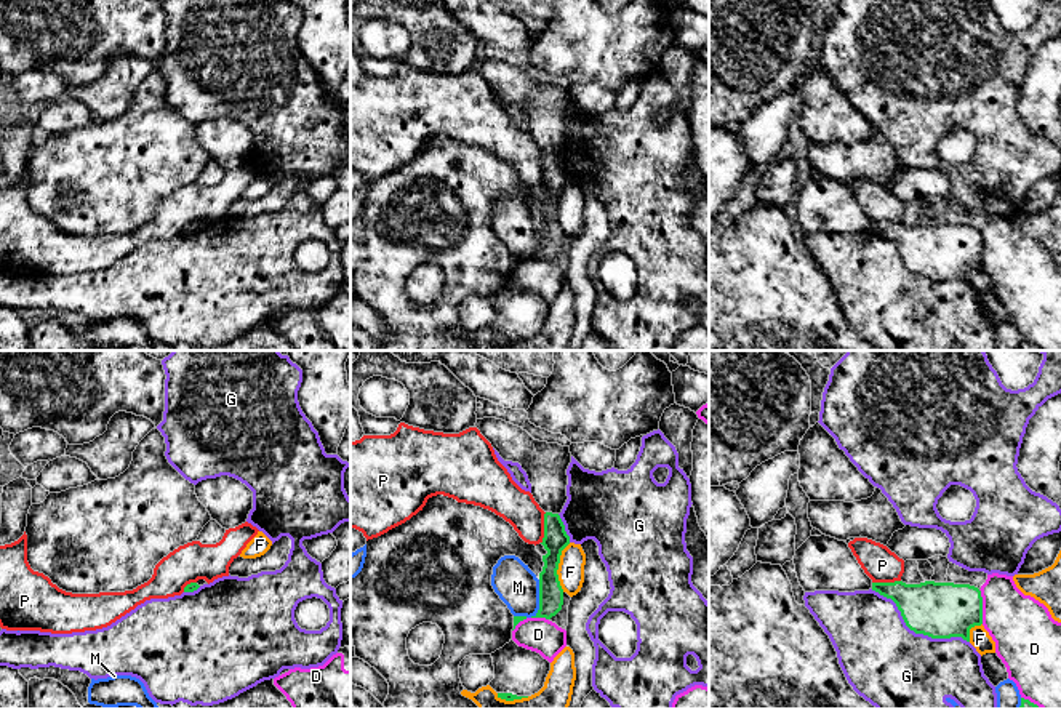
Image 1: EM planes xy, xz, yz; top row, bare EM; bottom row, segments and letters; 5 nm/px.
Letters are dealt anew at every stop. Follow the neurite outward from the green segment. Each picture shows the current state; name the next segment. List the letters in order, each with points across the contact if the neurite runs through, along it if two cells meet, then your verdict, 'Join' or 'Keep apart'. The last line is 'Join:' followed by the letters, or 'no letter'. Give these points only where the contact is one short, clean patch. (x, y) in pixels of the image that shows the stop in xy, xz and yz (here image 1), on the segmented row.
D: Keep apart
F: Keep apart
G: Keep apart
M: Keep apart
P: Boundary: xz (546, 512), (541, 543). Keep apart
Join: no letter

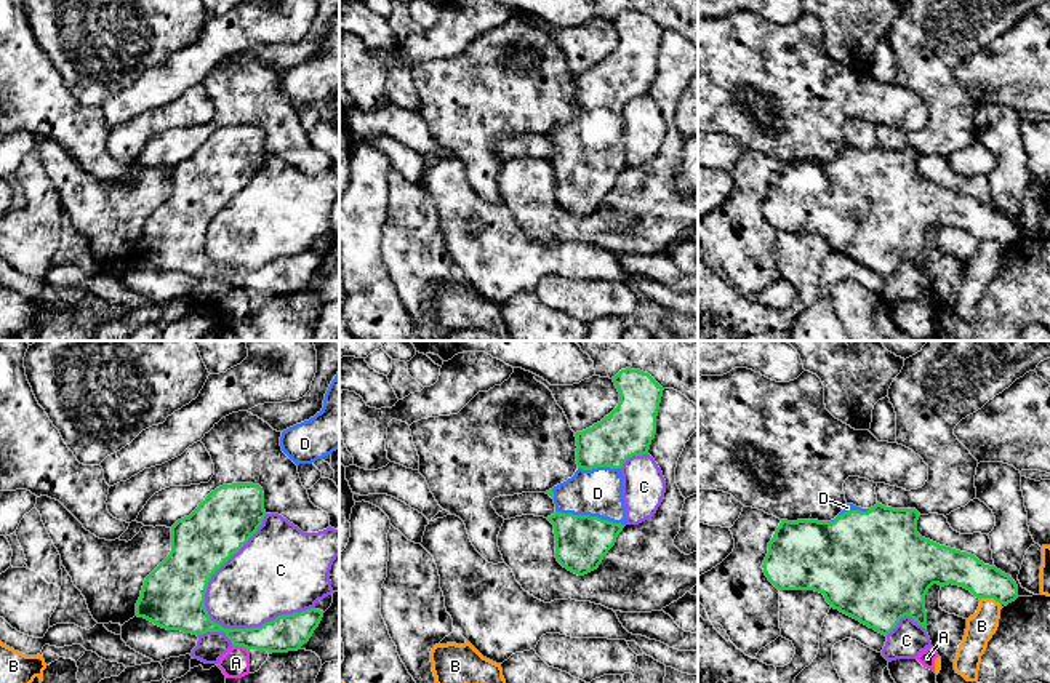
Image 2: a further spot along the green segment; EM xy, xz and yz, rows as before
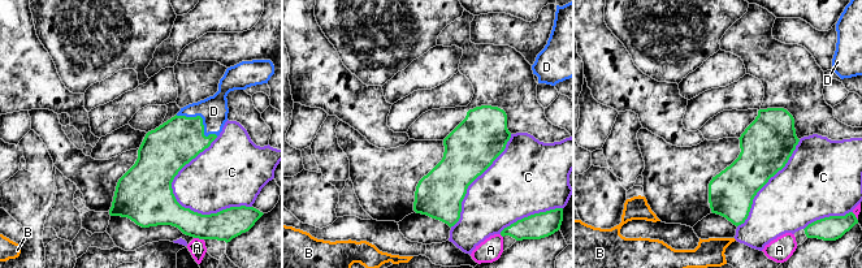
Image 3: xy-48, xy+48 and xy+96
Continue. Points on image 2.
A: Keep apart
B: Keep apart
C: Keep apart
D: Path across: xz (581, 541), (591, 517), (591, 499), (597, 493). Join
Join: D

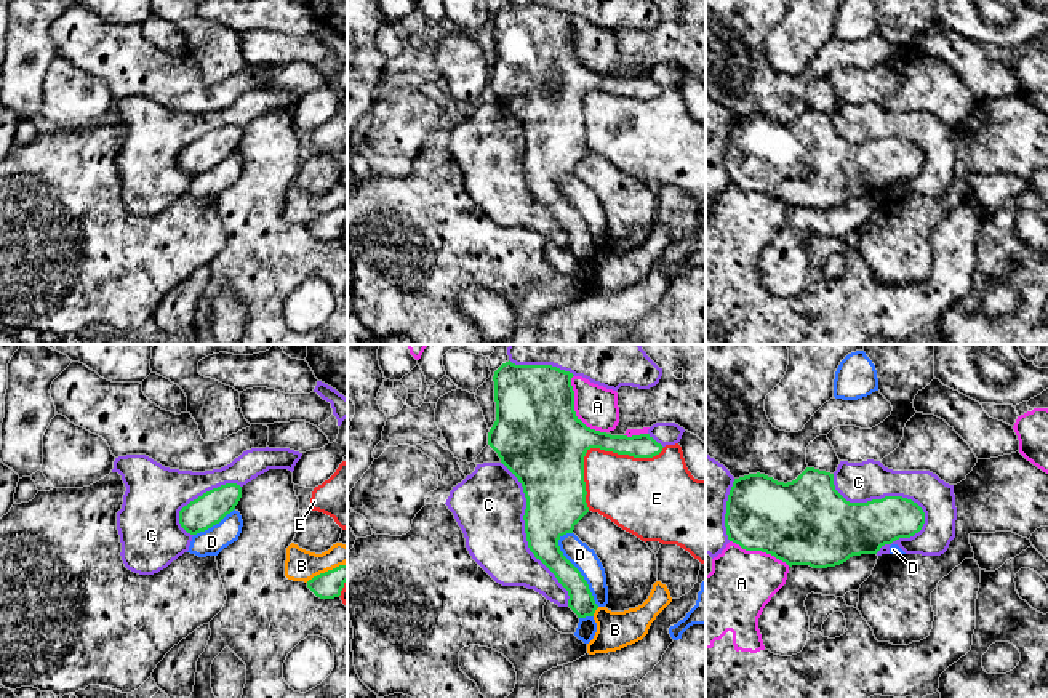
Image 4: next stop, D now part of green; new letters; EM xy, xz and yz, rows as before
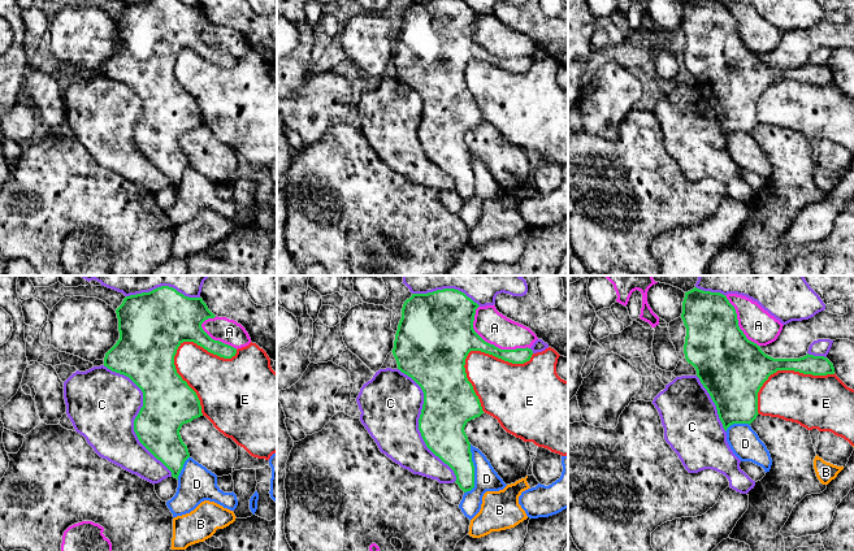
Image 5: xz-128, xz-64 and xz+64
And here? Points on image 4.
A: Keep apart
B: Keep apart
C: Keep apart
D: Keep apart
E: Keep apart
Join: no letter

